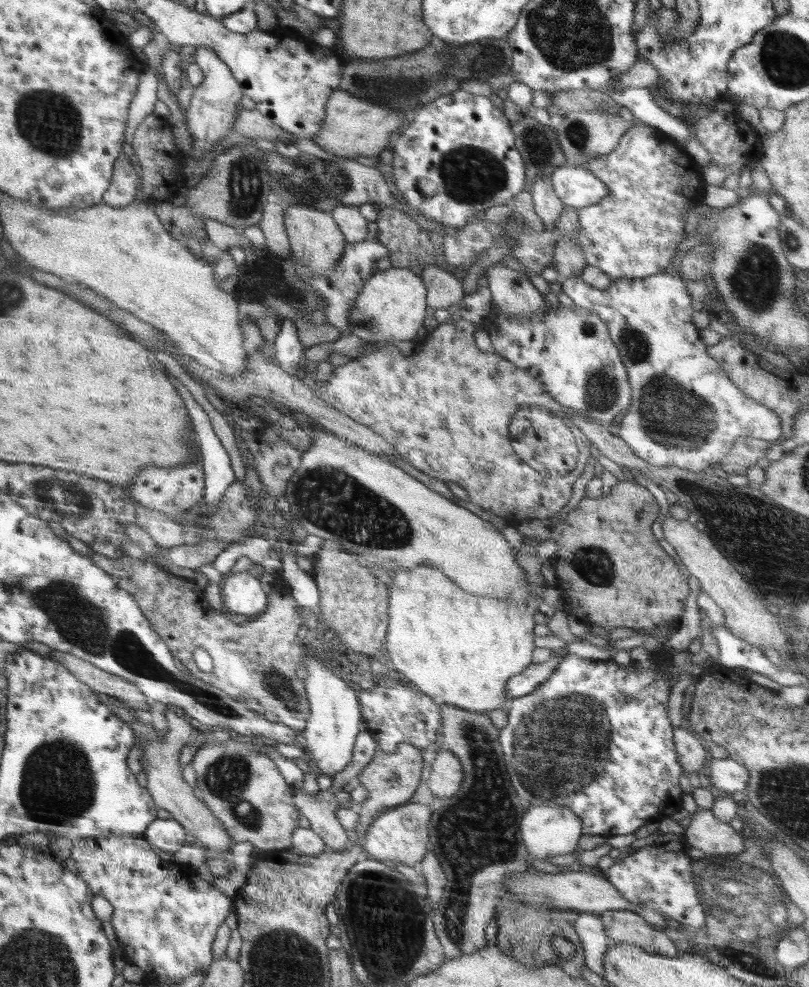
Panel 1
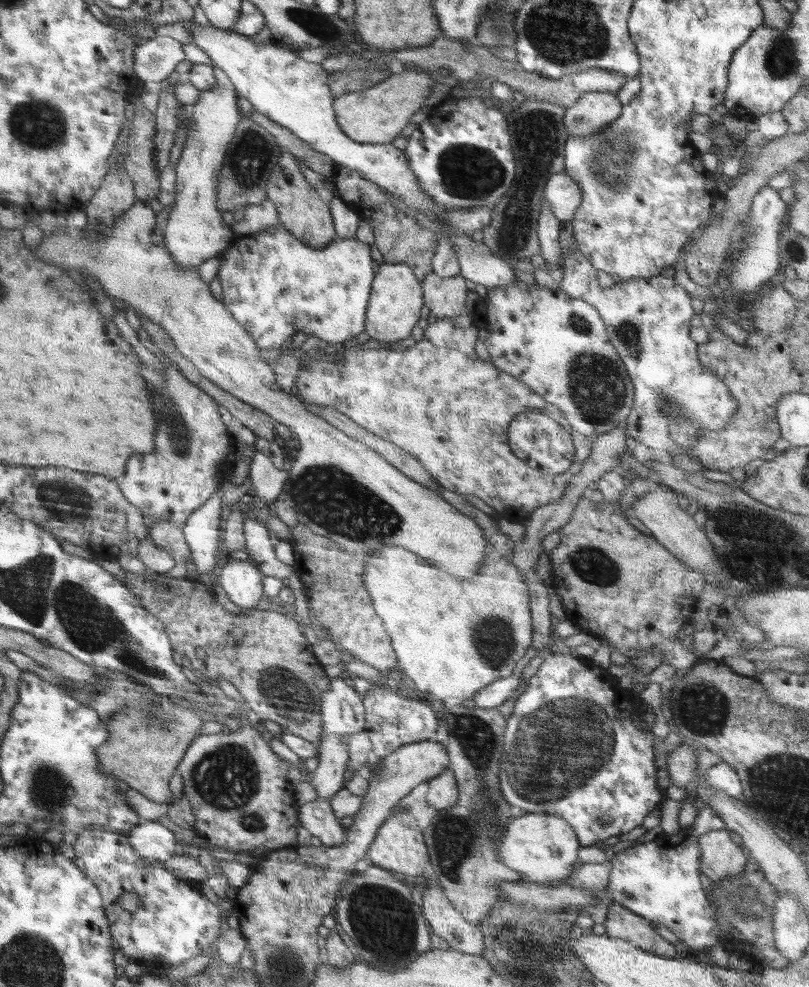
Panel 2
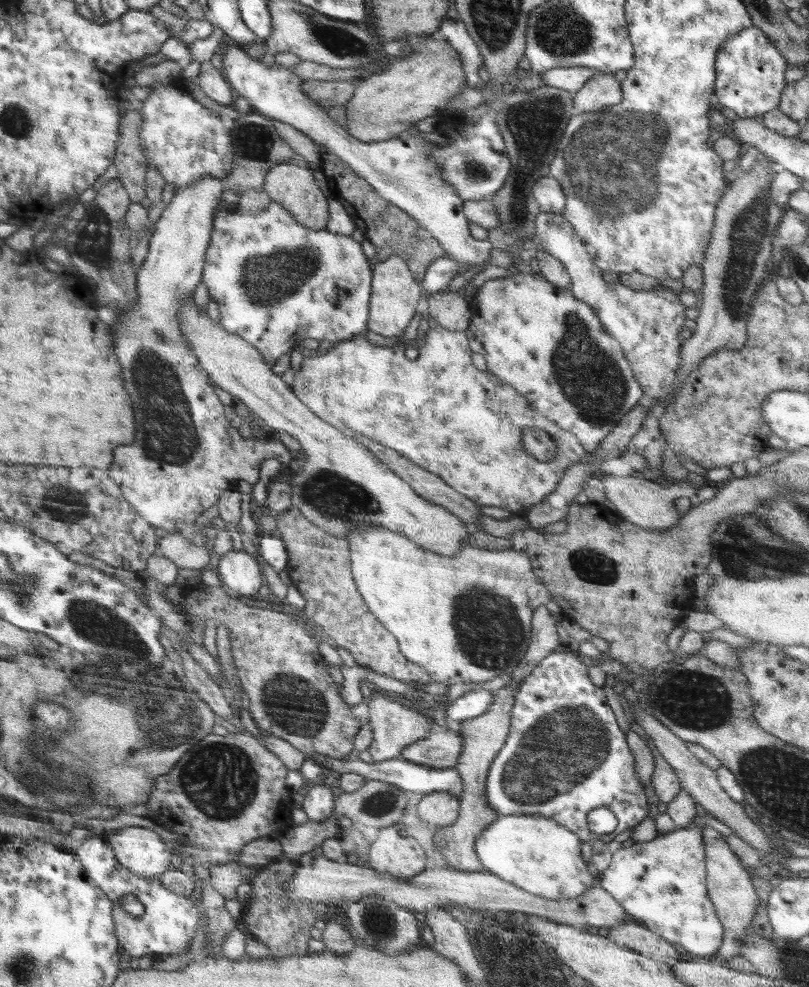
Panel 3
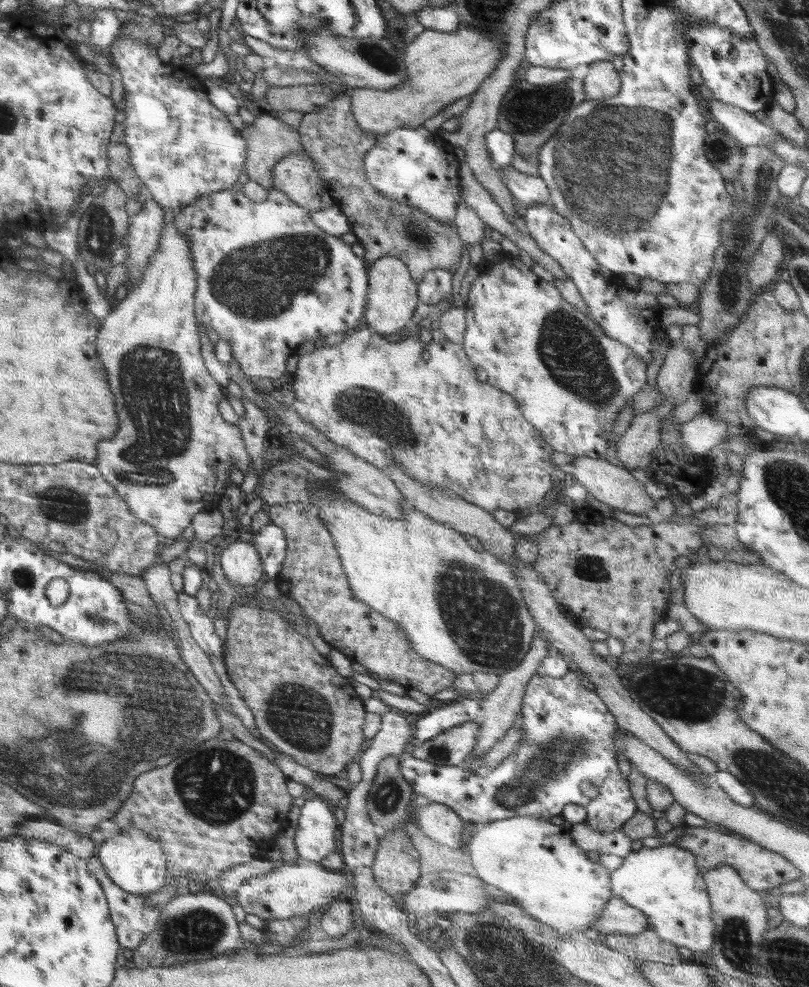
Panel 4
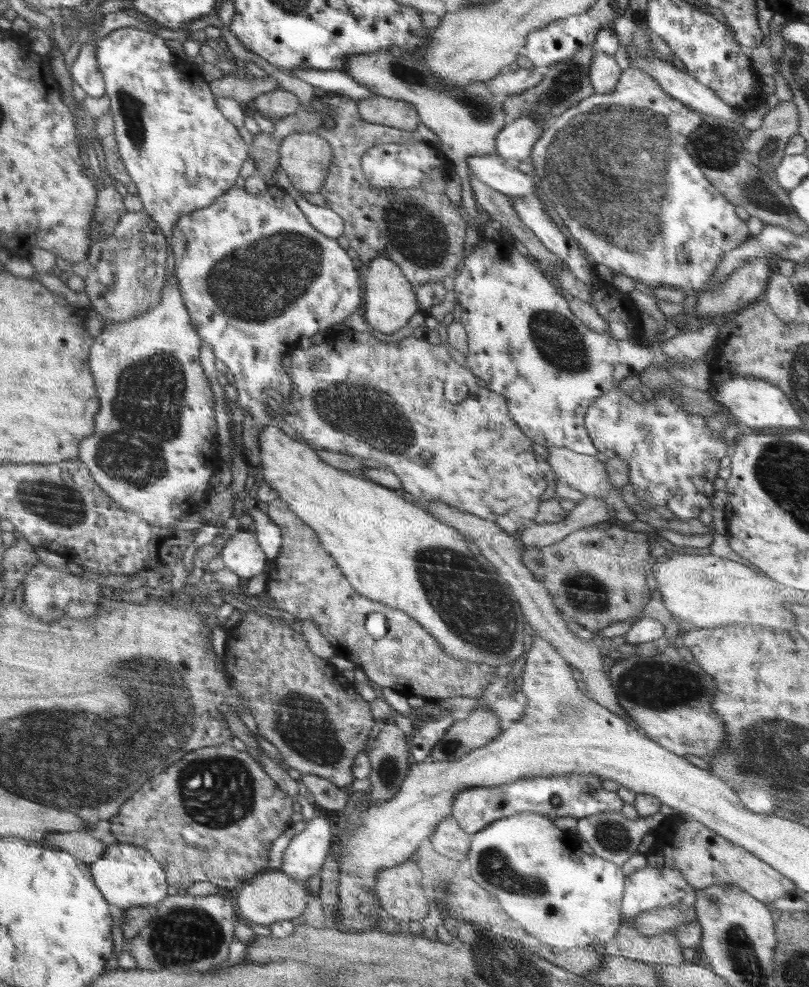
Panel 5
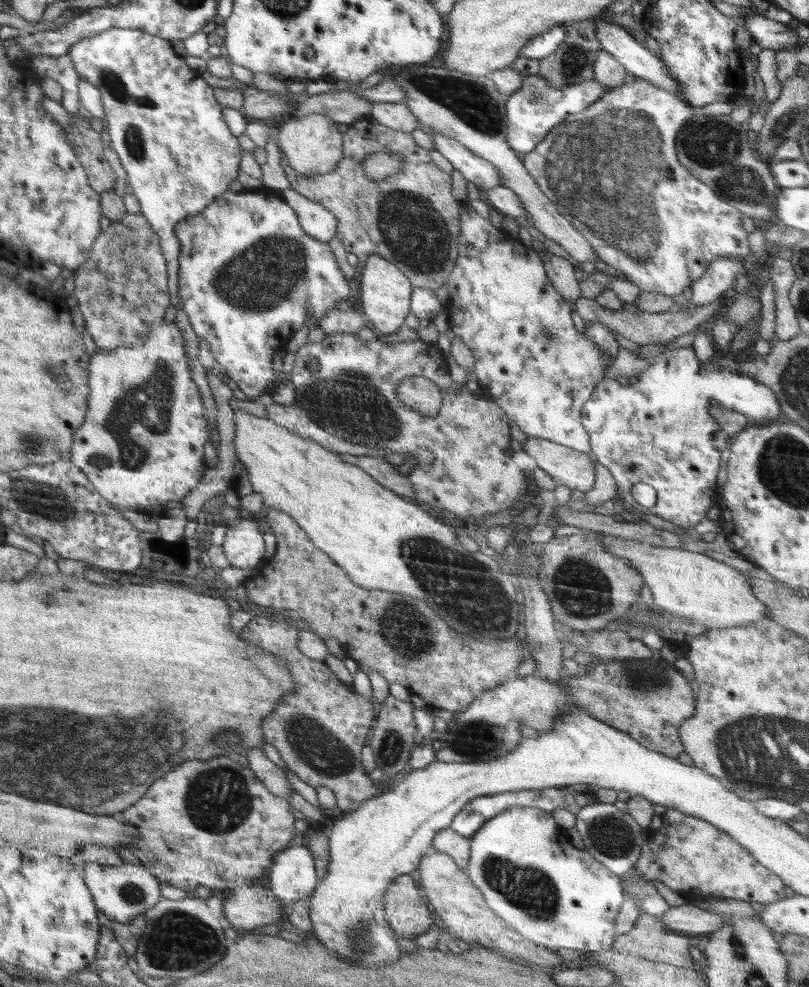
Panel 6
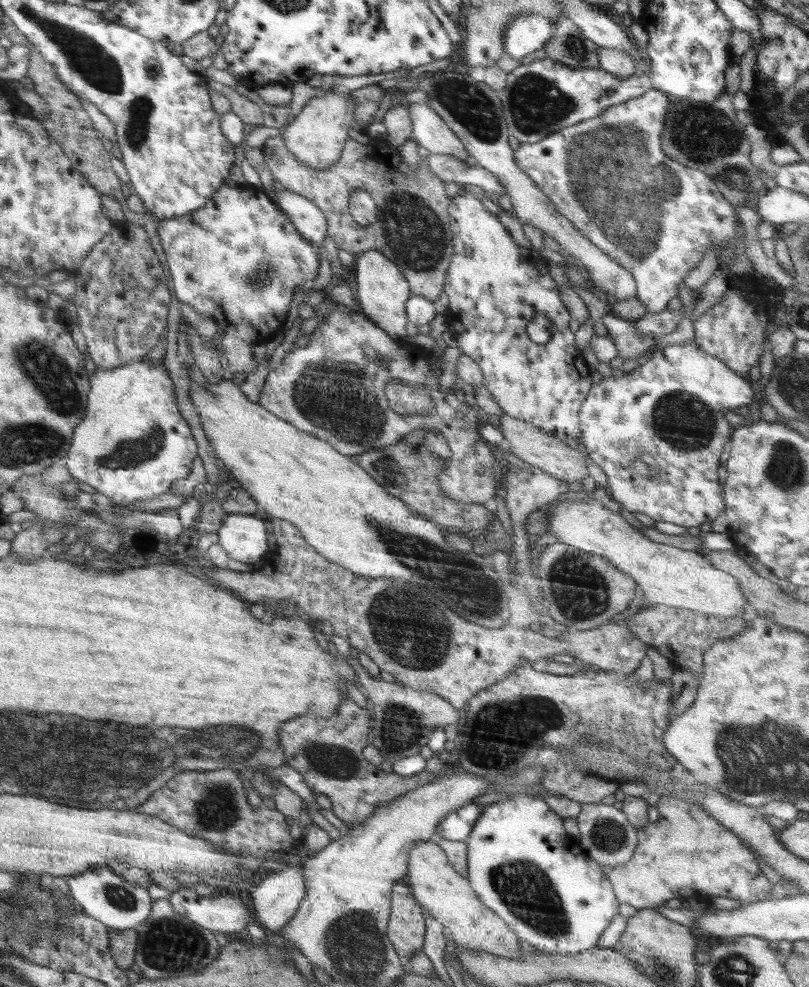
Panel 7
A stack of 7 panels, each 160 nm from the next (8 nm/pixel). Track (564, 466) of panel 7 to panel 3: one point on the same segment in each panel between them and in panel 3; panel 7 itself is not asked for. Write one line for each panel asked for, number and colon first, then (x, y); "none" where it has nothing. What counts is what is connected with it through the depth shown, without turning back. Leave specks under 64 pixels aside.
3: (644, 502)
4: (613, 485)
5: (584, 472)
6: (575, 469)

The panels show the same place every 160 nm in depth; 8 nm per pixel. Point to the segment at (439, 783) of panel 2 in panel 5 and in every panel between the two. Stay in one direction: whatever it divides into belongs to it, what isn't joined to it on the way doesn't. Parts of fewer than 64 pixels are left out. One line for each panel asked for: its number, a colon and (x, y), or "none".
3: (439, 808)
4: (439, 822)
5: (448, 838)

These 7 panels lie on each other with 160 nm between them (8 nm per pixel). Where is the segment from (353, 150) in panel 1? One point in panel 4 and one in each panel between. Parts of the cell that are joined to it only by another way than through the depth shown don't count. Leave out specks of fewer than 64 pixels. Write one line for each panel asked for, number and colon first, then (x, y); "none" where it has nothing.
2: (377, 115)
3: (385, 103)
4: (441, 68)

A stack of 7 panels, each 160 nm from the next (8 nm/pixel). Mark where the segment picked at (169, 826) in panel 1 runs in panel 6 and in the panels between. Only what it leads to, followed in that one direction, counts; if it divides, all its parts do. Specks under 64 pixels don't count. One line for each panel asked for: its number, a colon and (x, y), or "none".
2: (152, 840)
3: (140, 849)
4: (134, 861)
5: (128, 875)
6: (122, 892)

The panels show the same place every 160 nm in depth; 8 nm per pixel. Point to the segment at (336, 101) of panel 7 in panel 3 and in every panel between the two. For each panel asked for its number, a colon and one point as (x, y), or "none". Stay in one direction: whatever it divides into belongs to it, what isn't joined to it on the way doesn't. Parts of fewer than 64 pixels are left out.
3: (293, 187)
4: (295, 175)
5: (305, 156)
6: (312, 145)

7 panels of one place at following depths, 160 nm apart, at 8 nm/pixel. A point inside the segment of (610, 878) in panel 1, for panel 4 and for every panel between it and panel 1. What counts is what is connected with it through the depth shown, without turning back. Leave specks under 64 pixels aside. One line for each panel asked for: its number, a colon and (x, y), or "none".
2: (639, 880)
3: (669, 896)
4: (663, 883)

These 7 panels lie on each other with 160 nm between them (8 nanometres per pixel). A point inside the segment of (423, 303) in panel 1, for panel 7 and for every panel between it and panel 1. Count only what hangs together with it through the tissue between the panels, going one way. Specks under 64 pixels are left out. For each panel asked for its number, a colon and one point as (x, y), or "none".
2: (394, 304)
3: (395, 293)
4: (392, 299)
5: (391, 301)
6: (386, 293)
7: (382, 290)

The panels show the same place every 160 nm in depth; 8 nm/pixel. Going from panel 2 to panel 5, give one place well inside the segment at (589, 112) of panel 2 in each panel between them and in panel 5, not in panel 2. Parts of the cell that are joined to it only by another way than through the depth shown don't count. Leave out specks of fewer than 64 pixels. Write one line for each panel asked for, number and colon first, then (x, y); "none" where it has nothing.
3: (602, 90)
4: (603, 81)
5: (604, 73)

